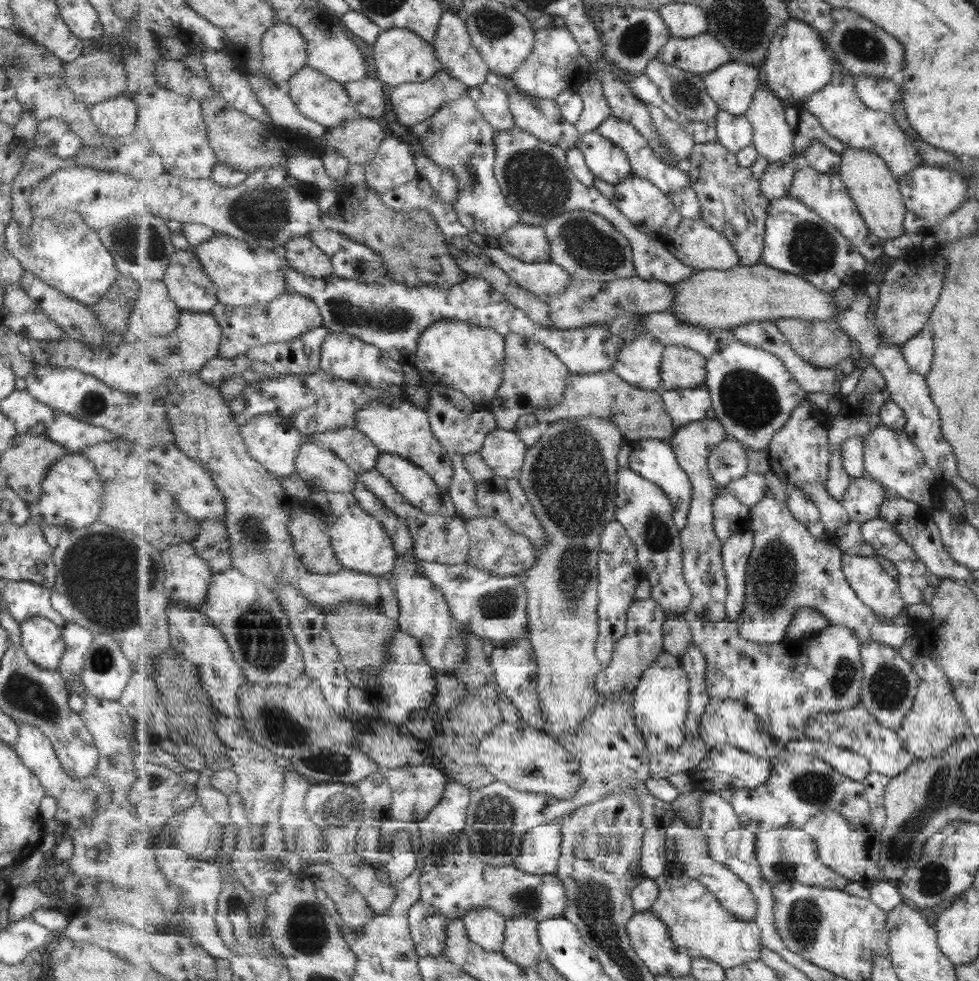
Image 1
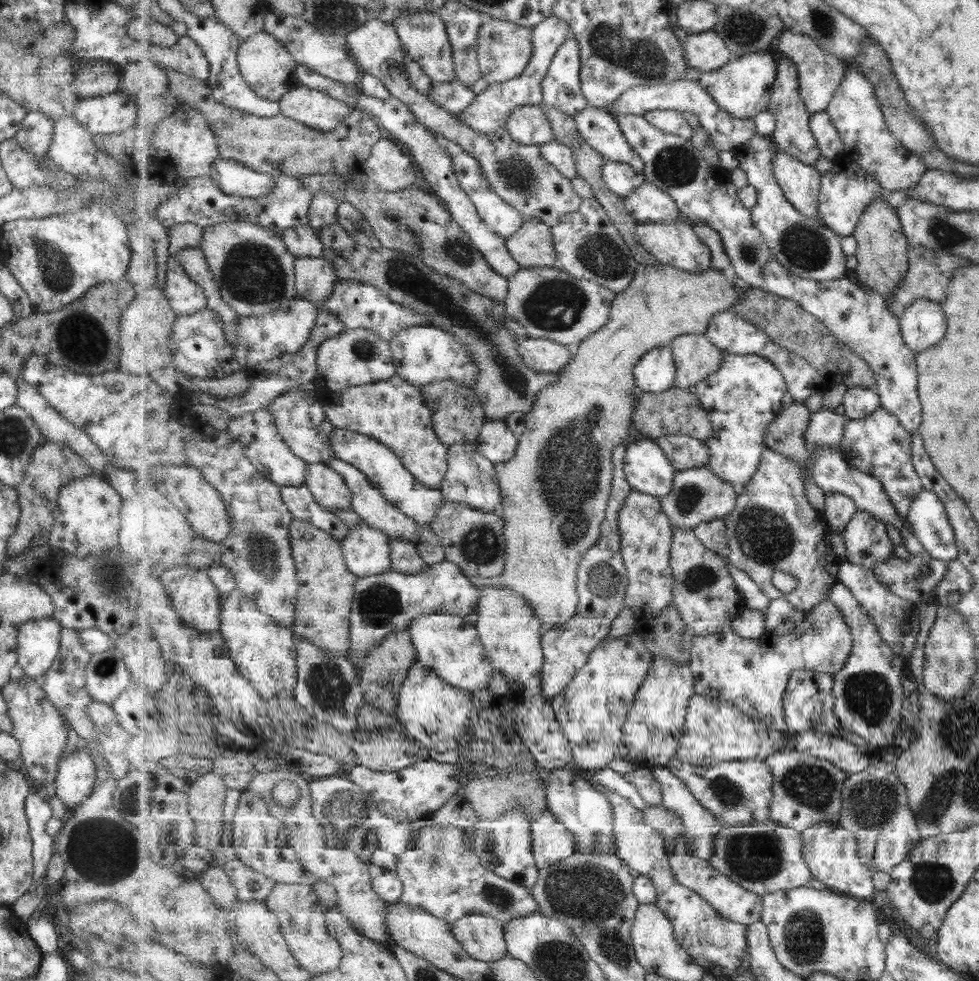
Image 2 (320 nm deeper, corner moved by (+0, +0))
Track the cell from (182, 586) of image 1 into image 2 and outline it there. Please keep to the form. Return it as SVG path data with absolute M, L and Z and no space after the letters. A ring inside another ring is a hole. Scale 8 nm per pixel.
M178 565L177 568L170 568L169 572L165 572L158 579L165 585L168 595L172 598L172 605L176 607L176 611L187 625L201 632L220 630L222 625L220 589L216 587L207 571L189 568L188 565Z

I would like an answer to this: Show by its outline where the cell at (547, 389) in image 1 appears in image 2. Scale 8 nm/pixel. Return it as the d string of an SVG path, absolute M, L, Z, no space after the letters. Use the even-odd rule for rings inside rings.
M527 337L519 340L524 361L537 372L559 373L574 357L574 348L548 339Z

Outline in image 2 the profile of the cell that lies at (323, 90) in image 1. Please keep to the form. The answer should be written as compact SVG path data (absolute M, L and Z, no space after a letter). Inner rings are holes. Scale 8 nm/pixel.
M301 82L281 97L280 107L287 118L325 132L339 127L352 114L352 108L342 100Z

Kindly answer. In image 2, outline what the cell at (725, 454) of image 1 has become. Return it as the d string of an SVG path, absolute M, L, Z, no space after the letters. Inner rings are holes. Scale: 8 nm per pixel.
M685 433L660 436L655 441L664 449L677 470L707 467L710 450L706 441Z

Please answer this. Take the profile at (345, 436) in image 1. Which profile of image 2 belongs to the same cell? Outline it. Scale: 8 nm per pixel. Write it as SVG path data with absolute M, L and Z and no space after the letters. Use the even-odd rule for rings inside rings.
M296 388L291 389L277 396L277 400L268 410L275 416L277 428L285 444L288 444L289 448L305 462L326 463L336 457L332 445L332 434L336 426L328 419L323 405L314 400L312 396Z

